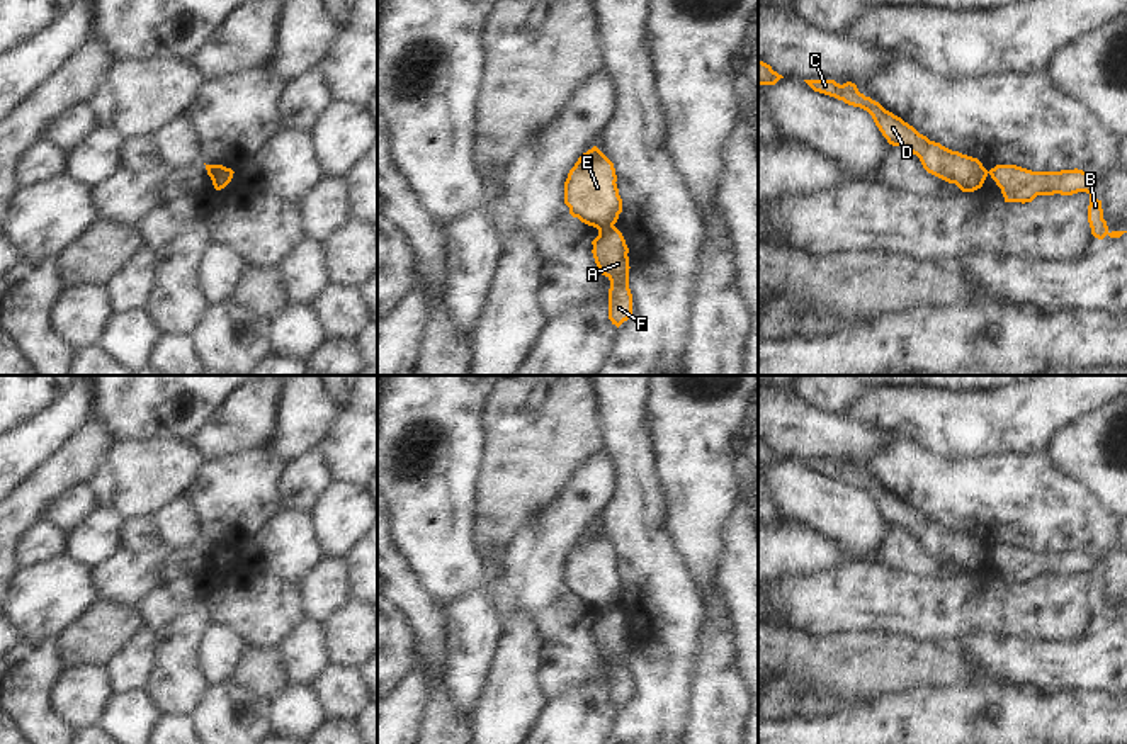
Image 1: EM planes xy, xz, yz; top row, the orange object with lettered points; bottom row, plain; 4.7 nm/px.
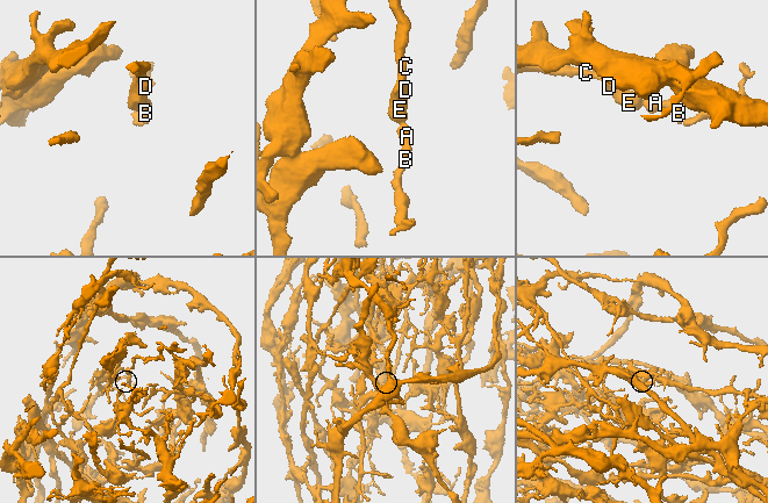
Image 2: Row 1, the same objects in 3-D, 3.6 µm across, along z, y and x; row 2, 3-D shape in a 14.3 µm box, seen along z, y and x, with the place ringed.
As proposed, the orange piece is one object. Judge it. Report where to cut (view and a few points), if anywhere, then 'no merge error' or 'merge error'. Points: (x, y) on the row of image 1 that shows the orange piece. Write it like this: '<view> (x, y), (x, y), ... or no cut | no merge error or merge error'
xz (612, 225), (599, 231) | merge error

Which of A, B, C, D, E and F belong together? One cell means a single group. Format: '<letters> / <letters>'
A B F / C D E

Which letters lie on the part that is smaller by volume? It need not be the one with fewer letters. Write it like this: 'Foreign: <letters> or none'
Foreign: A, B, F

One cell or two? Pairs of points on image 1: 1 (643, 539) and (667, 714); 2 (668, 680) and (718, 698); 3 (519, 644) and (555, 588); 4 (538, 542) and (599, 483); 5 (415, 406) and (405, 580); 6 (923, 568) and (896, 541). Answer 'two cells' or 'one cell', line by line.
1: one cell
2: two cells
3: two cells
4: one cell
5: two cells
6: one cell

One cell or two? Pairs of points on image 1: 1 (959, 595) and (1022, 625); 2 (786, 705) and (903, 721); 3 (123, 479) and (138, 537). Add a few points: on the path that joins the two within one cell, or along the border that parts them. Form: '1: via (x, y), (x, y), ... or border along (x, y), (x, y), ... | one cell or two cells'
1: via (968, 607), (1005, 610) | one cell
2: border along (862, 704), (840, 714), (803, 719) | two cells
3: border along (148, 517), (128, 517), (124, 520) | two cells

